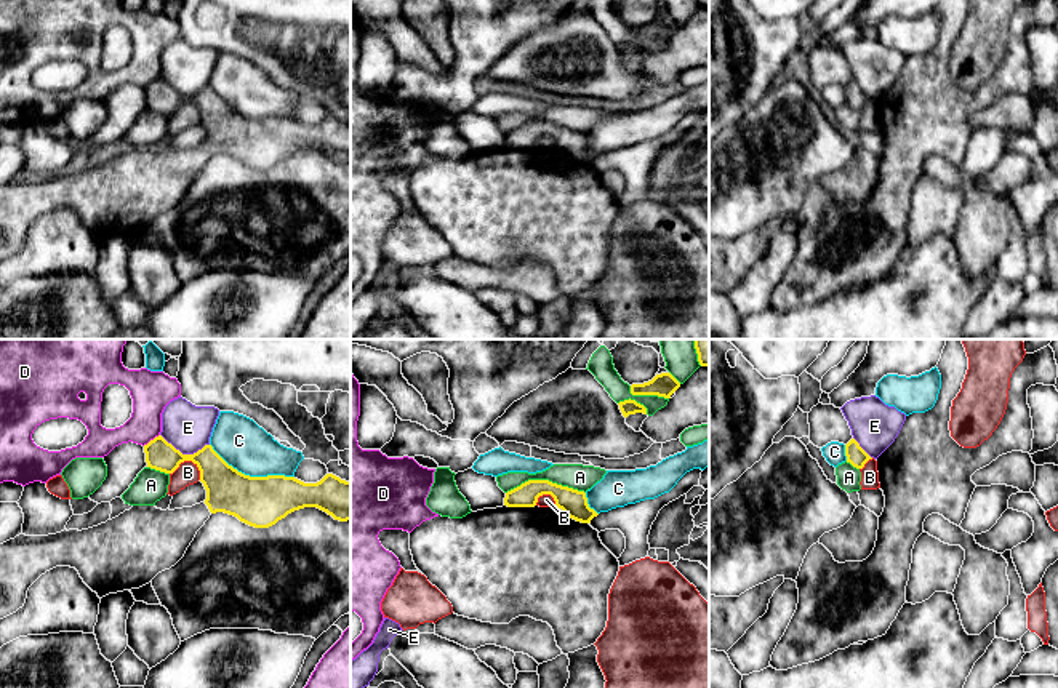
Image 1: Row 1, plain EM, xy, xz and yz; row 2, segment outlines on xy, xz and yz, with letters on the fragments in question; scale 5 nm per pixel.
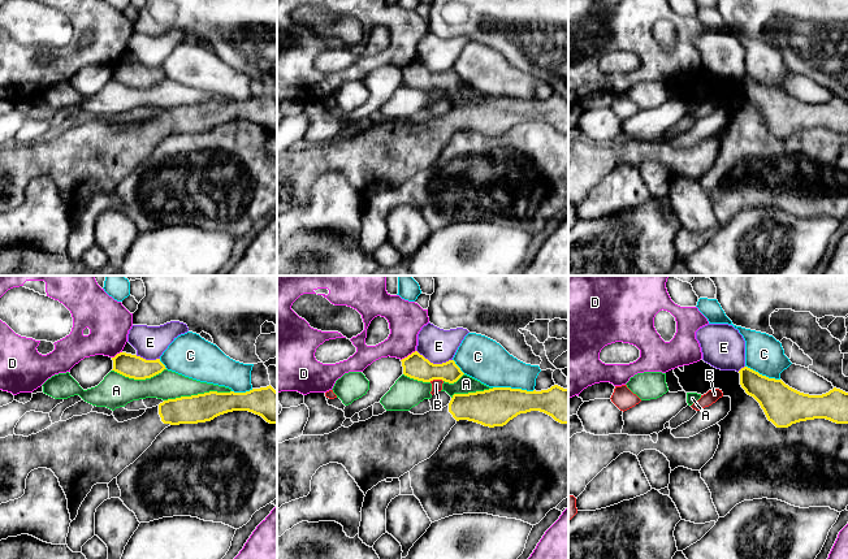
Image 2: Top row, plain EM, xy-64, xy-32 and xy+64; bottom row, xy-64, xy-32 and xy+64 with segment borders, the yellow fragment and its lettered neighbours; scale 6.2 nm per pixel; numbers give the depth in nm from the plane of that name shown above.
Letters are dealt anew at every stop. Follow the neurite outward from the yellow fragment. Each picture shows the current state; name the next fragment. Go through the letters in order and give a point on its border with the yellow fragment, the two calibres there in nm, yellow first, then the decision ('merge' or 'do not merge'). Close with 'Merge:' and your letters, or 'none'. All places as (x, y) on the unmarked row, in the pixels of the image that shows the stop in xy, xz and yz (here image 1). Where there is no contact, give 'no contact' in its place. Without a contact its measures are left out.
A: contact xz (545, 122); calibres 140 and 130 nm; do not merge
B: contact xy (189, 101); calibres 220 and 120 nm; do not merge
C: contact xy (252, 119); calibres 260 and 240 nm; do not merge
D: contact xy (151, 82); calibres 150 and 200 nm; do not merge
E: contact xy (184, 96); calibres 190 and 240 nm; do not merge
Merge: none

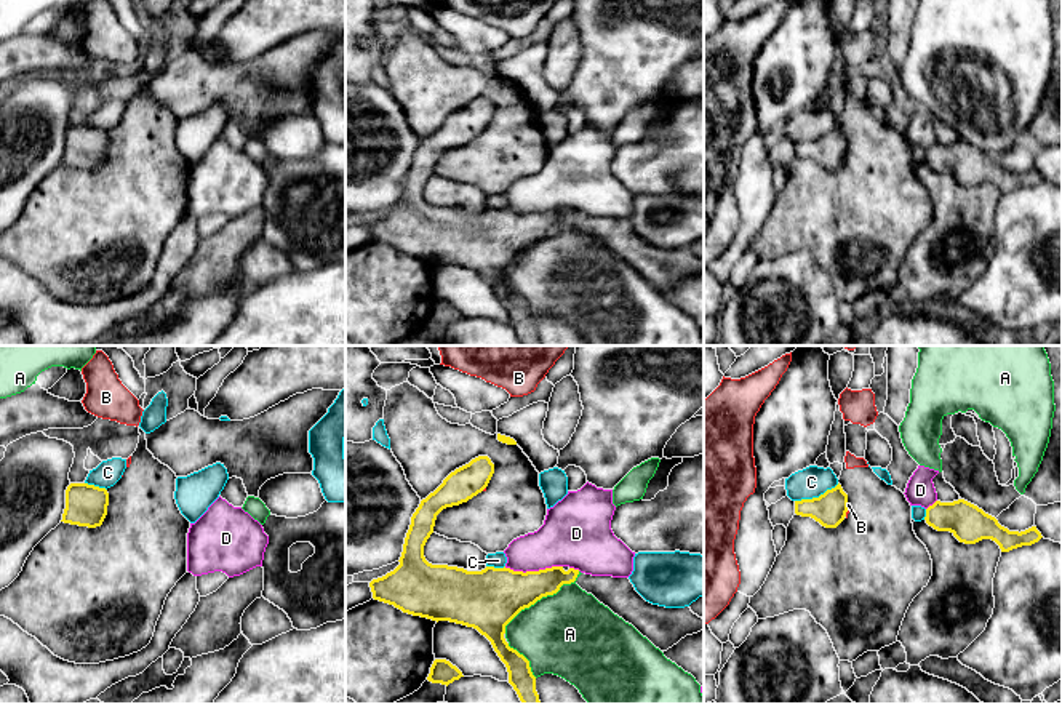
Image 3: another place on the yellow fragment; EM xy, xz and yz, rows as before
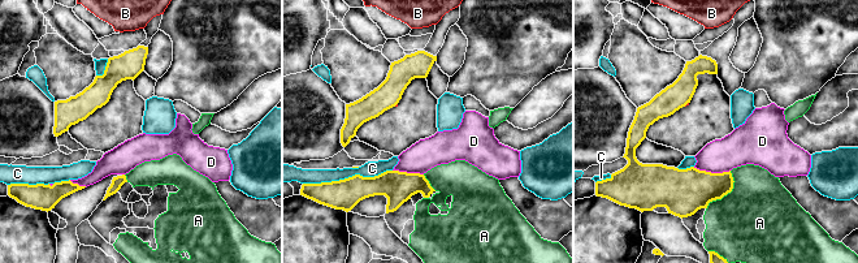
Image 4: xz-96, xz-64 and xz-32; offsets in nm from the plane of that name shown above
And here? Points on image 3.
A: contact xz (541, 239); calibres 300 and 440 nm; do not merge
B: contact yz (846, 152); calibres 170 and 20 nm; do not merge
C: contact yz (816, 140); calibres 170 and 160 nm; do not merge
D: contact xz (533, 213); calibres 300 and 280 nm; do not merge
Merge: none

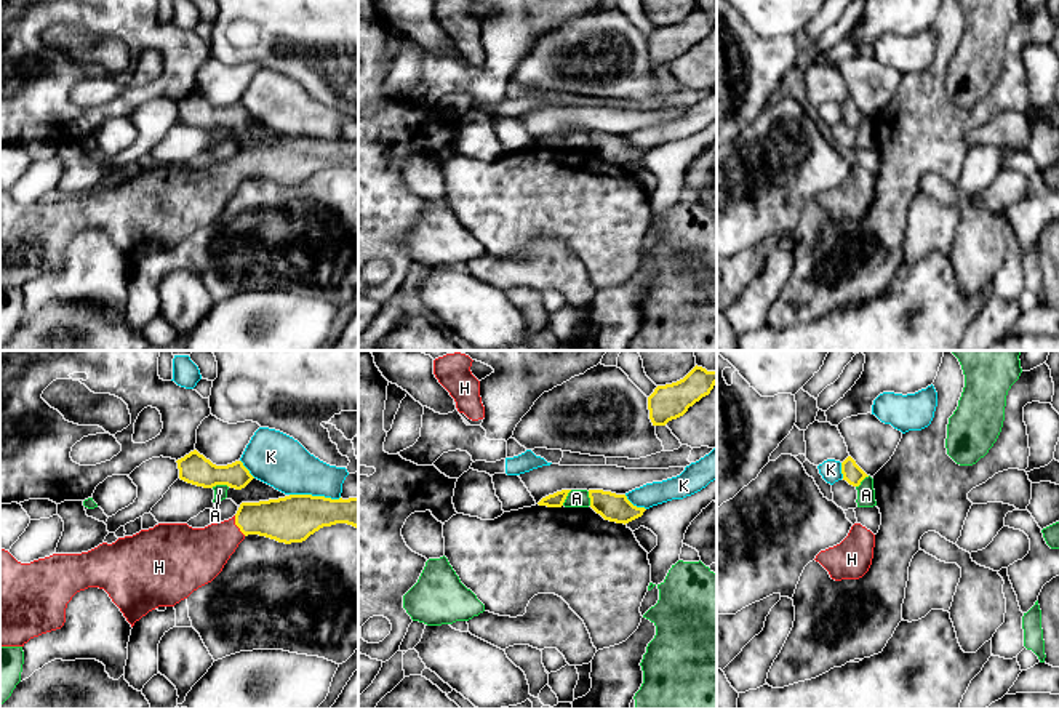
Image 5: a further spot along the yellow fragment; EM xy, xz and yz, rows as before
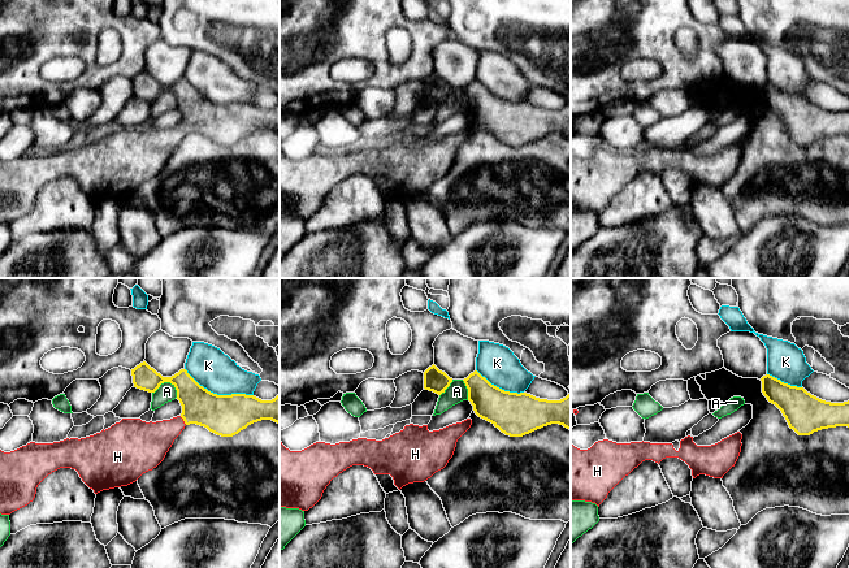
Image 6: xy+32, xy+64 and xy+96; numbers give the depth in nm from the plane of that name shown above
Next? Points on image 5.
A: contact xy (219, 125); calibres 160 and 60 nm; do not merge
H: contact xy (235, 165); calibres 220 and 280 nm; merge
K: contact xy (315, 138); calibres 240 and 260 nm; do not merge
Merge: H

